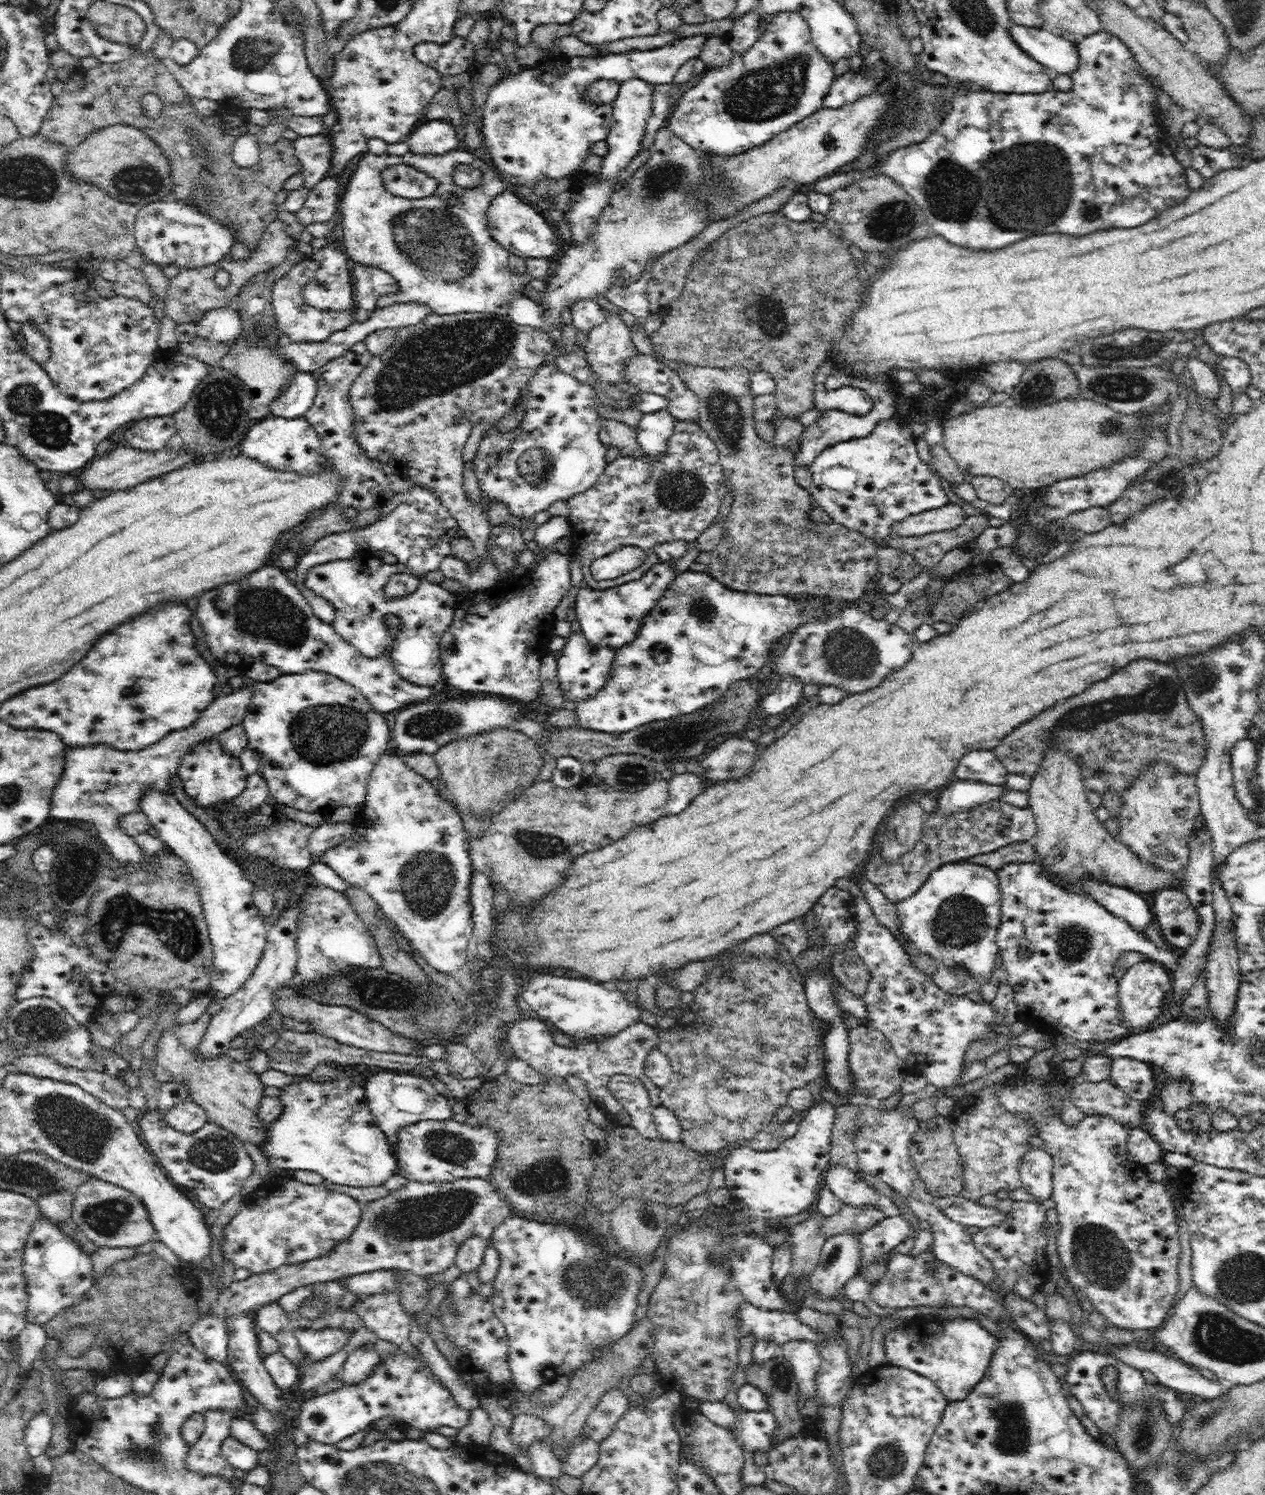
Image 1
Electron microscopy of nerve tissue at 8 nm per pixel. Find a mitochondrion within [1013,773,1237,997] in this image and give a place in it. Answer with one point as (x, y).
(1073, 941)

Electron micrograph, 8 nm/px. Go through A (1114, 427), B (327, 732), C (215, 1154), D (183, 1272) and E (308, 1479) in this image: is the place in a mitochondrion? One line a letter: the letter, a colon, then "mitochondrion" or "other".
A: mitochondrion
B: mitochondrion
C: mitochondrion
D: other
E: other

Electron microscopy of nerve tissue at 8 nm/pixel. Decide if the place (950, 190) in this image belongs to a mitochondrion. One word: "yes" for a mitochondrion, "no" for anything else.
yes

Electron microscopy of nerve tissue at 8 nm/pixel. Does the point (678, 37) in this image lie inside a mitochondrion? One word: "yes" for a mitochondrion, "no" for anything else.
no

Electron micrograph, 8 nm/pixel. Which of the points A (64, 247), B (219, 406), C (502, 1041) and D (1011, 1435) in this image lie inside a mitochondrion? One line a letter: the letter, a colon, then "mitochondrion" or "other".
A: other
B: mitochondrion
C: other
D: mitochondrion

